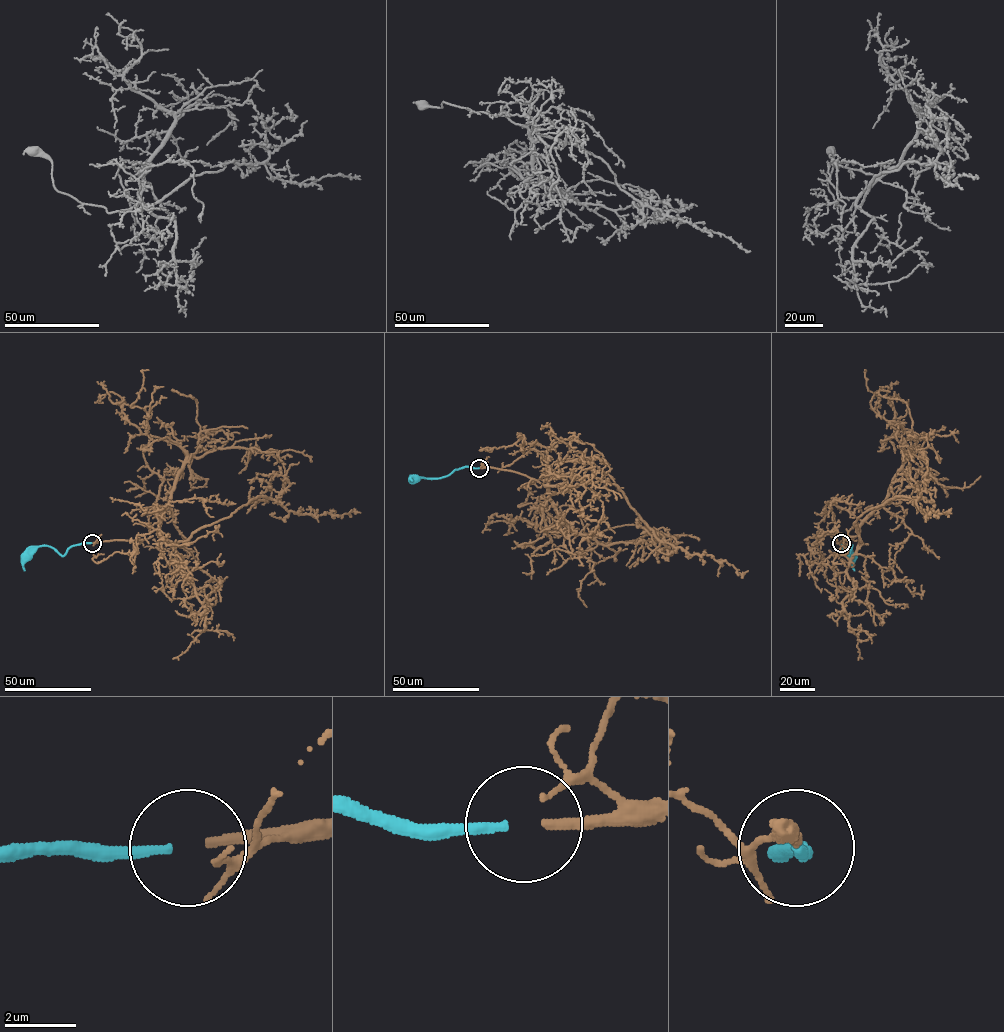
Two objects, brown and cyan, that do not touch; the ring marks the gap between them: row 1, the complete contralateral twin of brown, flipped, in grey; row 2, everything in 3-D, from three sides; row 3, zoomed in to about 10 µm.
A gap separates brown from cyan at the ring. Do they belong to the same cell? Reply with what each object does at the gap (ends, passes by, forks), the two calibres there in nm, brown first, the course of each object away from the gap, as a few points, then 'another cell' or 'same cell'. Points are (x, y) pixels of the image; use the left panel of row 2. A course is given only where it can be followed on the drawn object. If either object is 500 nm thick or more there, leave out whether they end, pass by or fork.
brown ends | cyan ends | 280/280 nm | brown via (93, 543), (156, 534), (185, 541), (257, 496), (301, 514), (360, 512) | cyan via (91, 543), (71, 546), (63, 555), (47, 545), (40, 545), (26, 556) | same cell

